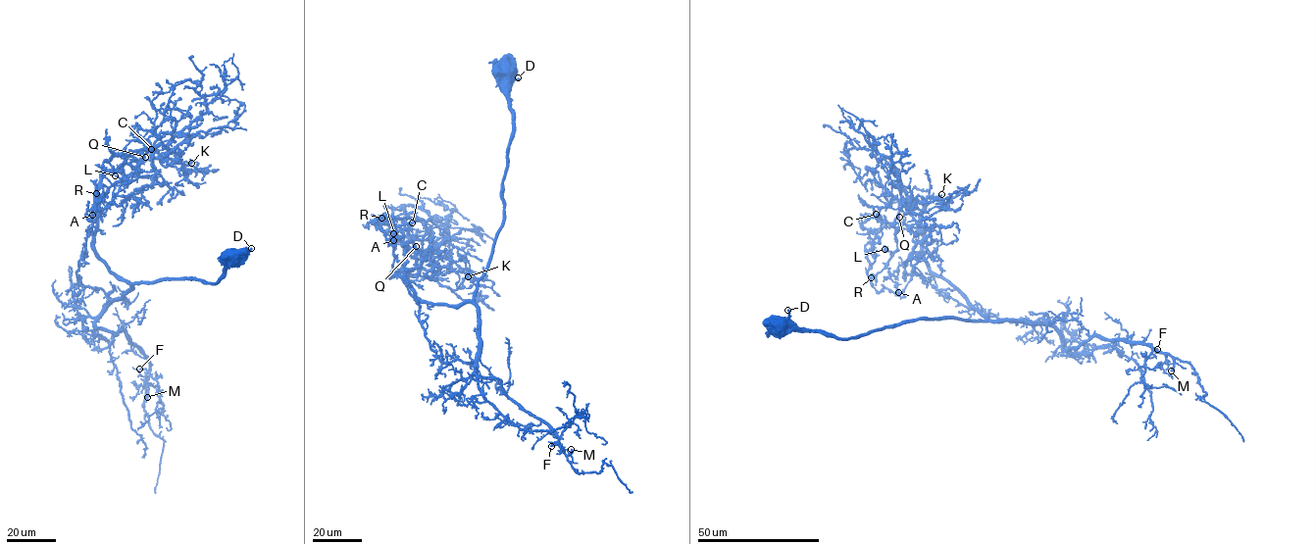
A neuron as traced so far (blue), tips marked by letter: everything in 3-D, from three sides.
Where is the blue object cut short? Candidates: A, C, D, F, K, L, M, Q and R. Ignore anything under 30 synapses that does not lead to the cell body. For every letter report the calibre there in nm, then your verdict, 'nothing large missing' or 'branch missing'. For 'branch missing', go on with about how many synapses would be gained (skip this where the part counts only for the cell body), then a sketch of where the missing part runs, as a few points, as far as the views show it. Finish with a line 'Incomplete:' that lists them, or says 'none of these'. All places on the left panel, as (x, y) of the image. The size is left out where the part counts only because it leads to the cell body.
A: calibre 220 nm; nothing large missing
C: calibre 200 nm; nothing large missing
D: calibre 400 nm; nothing large missing
F: calibre 300 nm; nothing large missing
K: calibre 360 nm; nothing large missing
L: calibre 280 nm; nothing large missing
M: calibre 440 nm; branch missing; 80 synapses; course (147, 397), (141, 417), (142, 448), (128, 465), (113, 473), (113, 498), (105, 512)
Q: calibre 300 nm; nothing large missing
R: calibre 320 nm; nothing large missing
Incomplete: M

